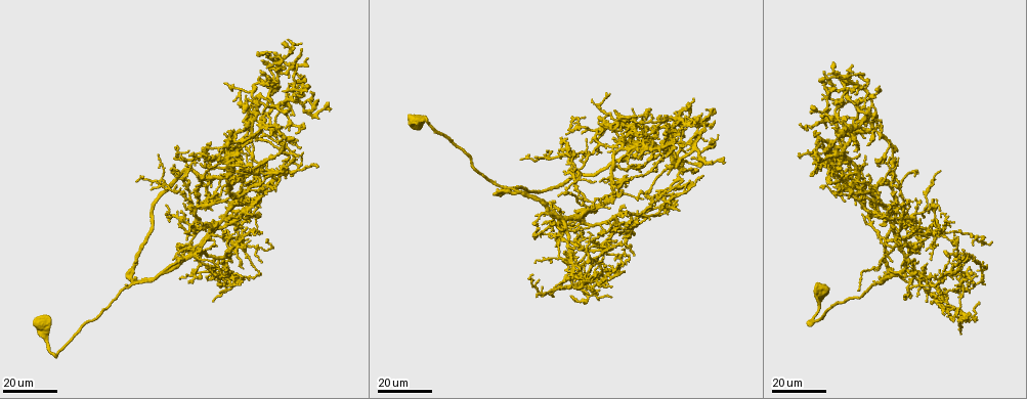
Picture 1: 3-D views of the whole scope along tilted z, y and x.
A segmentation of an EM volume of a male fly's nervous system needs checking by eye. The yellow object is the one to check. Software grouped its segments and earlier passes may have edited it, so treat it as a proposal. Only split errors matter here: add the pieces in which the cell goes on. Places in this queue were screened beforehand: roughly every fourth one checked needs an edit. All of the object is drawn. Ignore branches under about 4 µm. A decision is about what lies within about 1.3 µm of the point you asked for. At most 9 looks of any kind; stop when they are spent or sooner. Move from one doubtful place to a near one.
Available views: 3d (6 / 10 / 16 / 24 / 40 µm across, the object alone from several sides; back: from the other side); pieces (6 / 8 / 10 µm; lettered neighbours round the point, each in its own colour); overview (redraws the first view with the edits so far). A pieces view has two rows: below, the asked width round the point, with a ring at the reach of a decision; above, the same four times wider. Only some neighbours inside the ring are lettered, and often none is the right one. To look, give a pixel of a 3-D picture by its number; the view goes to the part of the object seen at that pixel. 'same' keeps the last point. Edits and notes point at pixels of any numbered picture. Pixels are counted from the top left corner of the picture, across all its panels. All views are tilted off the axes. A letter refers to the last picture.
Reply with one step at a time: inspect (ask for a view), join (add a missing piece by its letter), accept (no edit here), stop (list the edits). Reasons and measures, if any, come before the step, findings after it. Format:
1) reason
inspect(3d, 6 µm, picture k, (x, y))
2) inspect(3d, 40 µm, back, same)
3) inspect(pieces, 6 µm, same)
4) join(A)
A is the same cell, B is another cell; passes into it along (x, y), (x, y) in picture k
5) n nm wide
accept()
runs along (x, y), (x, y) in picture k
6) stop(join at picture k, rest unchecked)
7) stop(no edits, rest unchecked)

branch stops here
inspect(3d, 16 µm, picture 1, (909, 243))

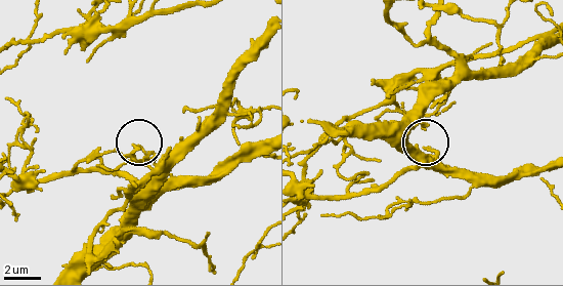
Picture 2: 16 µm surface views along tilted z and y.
what lies round it
inspect(pieces, 8 µm, same)

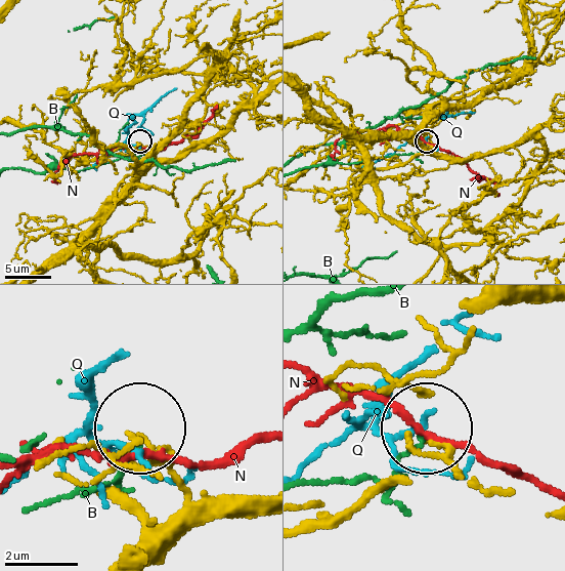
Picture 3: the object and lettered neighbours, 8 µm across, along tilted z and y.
170 nm wide
accept()
B, N and Q are other cells; no lettered piece goes on from it

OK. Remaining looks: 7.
branch stops here
inspect(3d, 16 µm, picture 1, (621, 261))

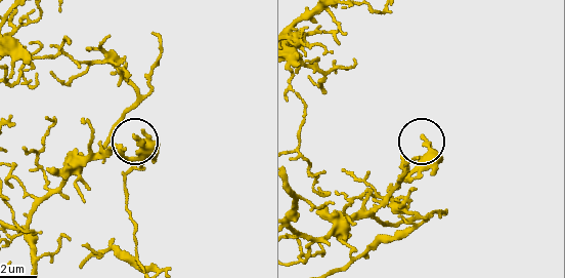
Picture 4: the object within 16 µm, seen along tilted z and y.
inspect(pieces, 8 µm, picture 4, (134, 136))

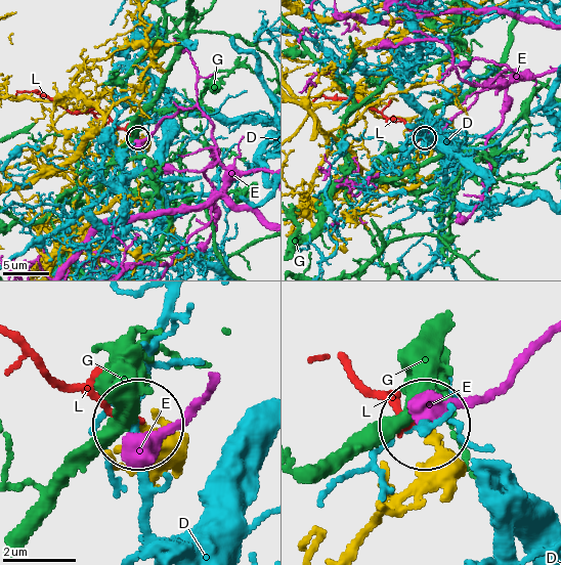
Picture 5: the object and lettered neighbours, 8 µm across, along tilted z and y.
accept()
D, E, G and L are other cells; none of them fits

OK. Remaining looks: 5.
branch stops here
inspect(3d, 24 µm, picture 1, (860, 201))

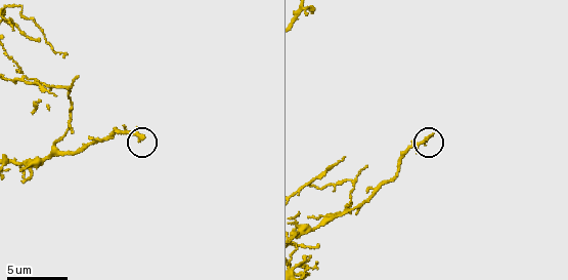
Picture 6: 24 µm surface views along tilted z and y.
inspect(3d, 6 µm, picture 6, (430, 134))

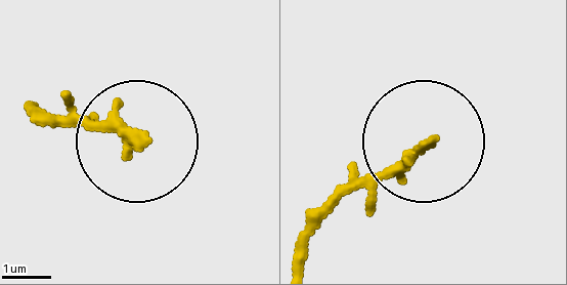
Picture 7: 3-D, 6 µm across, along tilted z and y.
see the neighbours
inspect(pieces, 8 µm, picture 7, (142, 140))

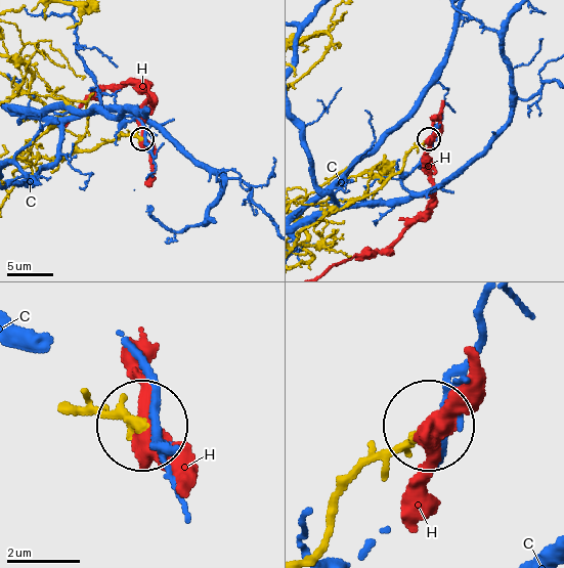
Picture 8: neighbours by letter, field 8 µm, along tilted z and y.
accept()
C and H are other cells; runs along (78, 413), (139, 426) in picture 8; no lettered piece goes on from it

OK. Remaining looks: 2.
end of a long branch
inspect(3d, 24 µm, picture 1, (277, 68))

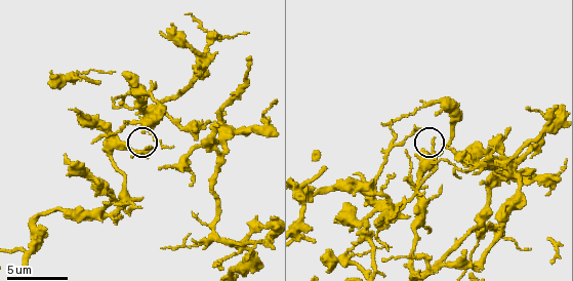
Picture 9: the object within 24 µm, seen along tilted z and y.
inspect(pieces, 6 µm, picture 9, (432, 139))

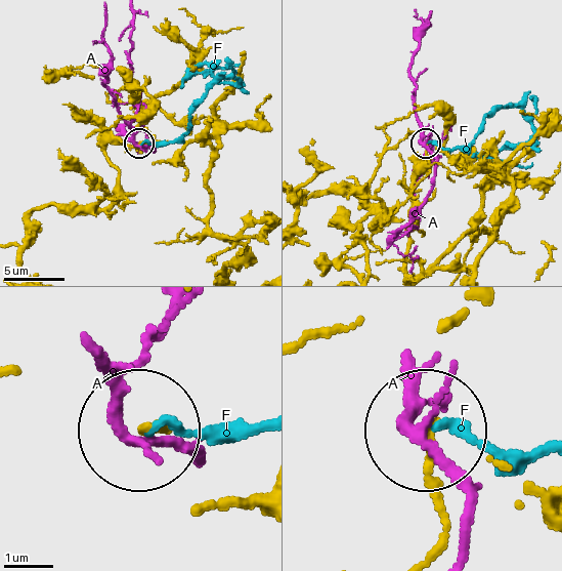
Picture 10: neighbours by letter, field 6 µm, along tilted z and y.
140 nm wide
accept()
A and F are other cells; runs along (424, 551), (439, 512), (429, 429) in picture 10; none of them fits

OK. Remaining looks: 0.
stop(no edits, rest unchecked)

